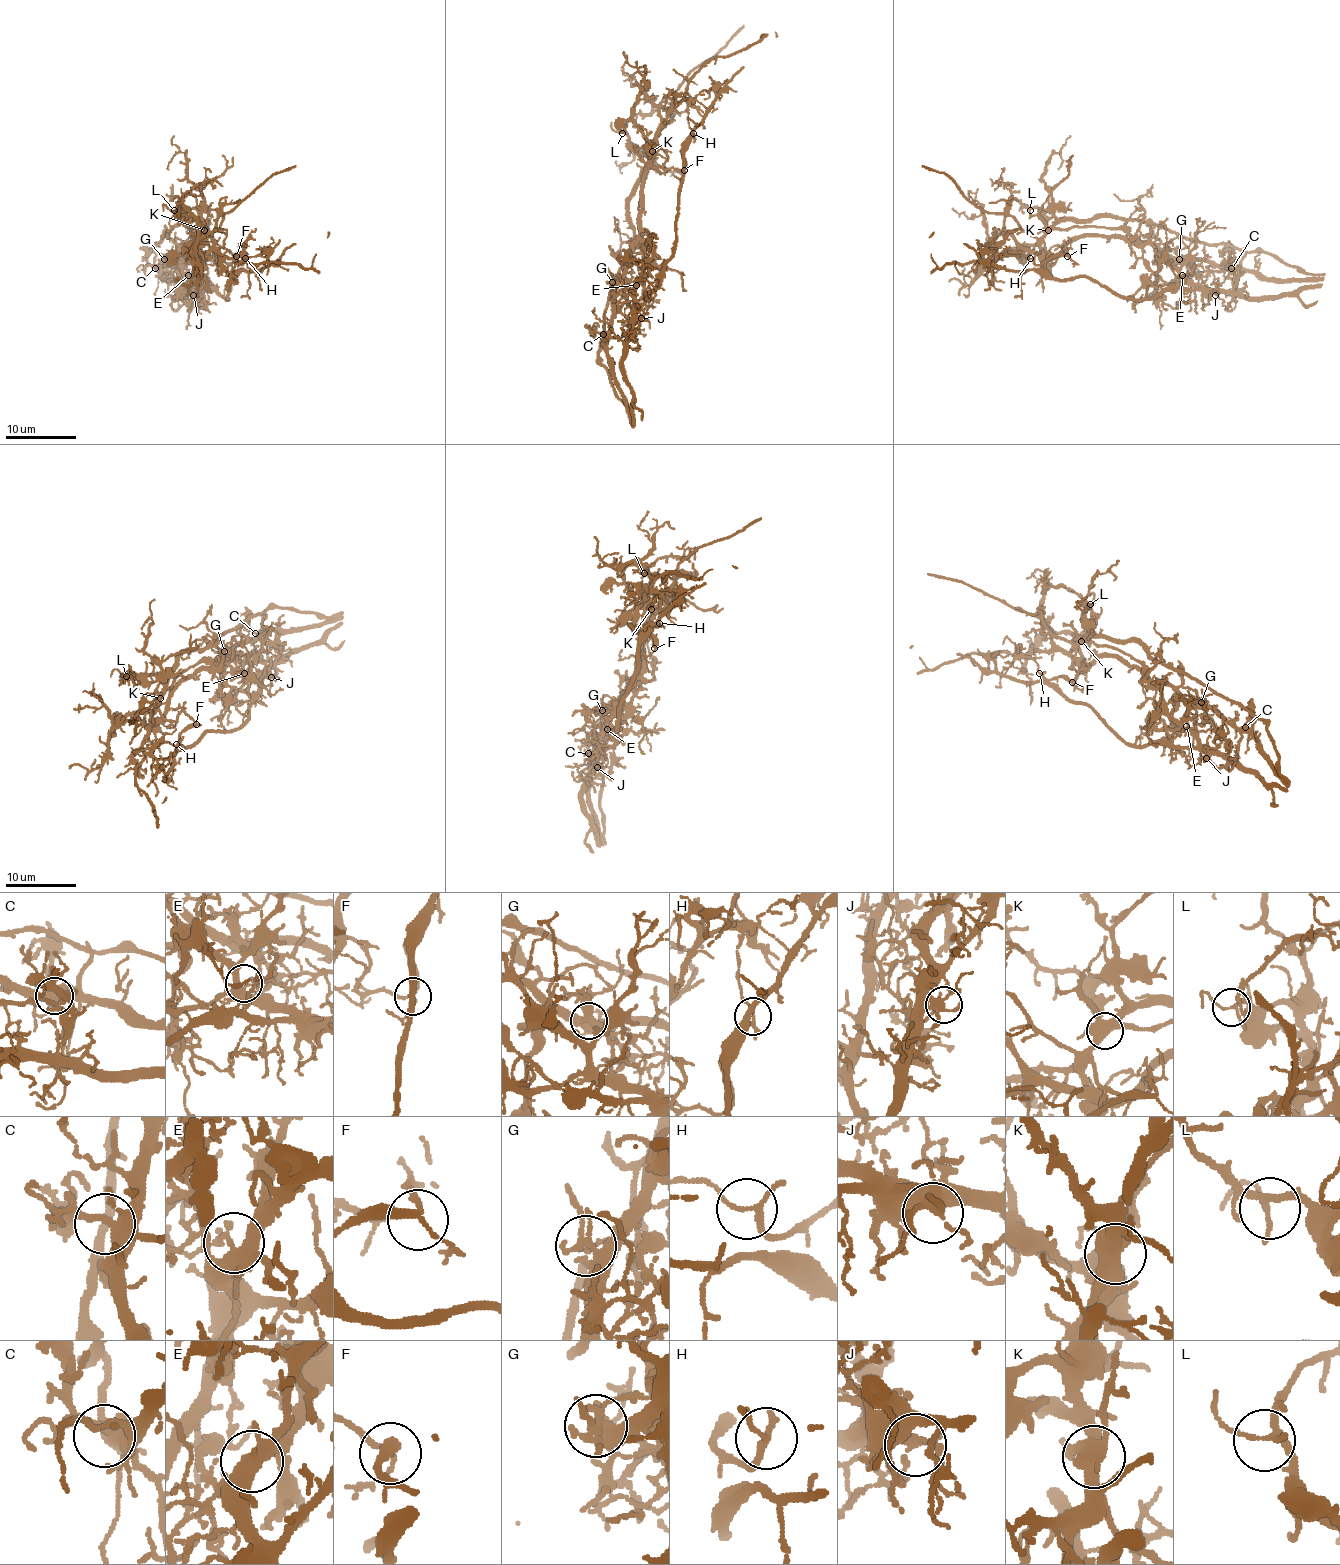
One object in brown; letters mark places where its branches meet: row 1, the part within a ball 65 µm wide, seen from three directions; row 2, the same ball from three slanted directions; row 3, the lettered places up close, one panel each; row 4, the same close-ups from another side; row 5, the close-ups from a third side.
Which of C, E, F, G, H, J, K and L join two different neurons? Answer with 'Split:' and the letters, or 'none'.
Split: G, H, K

